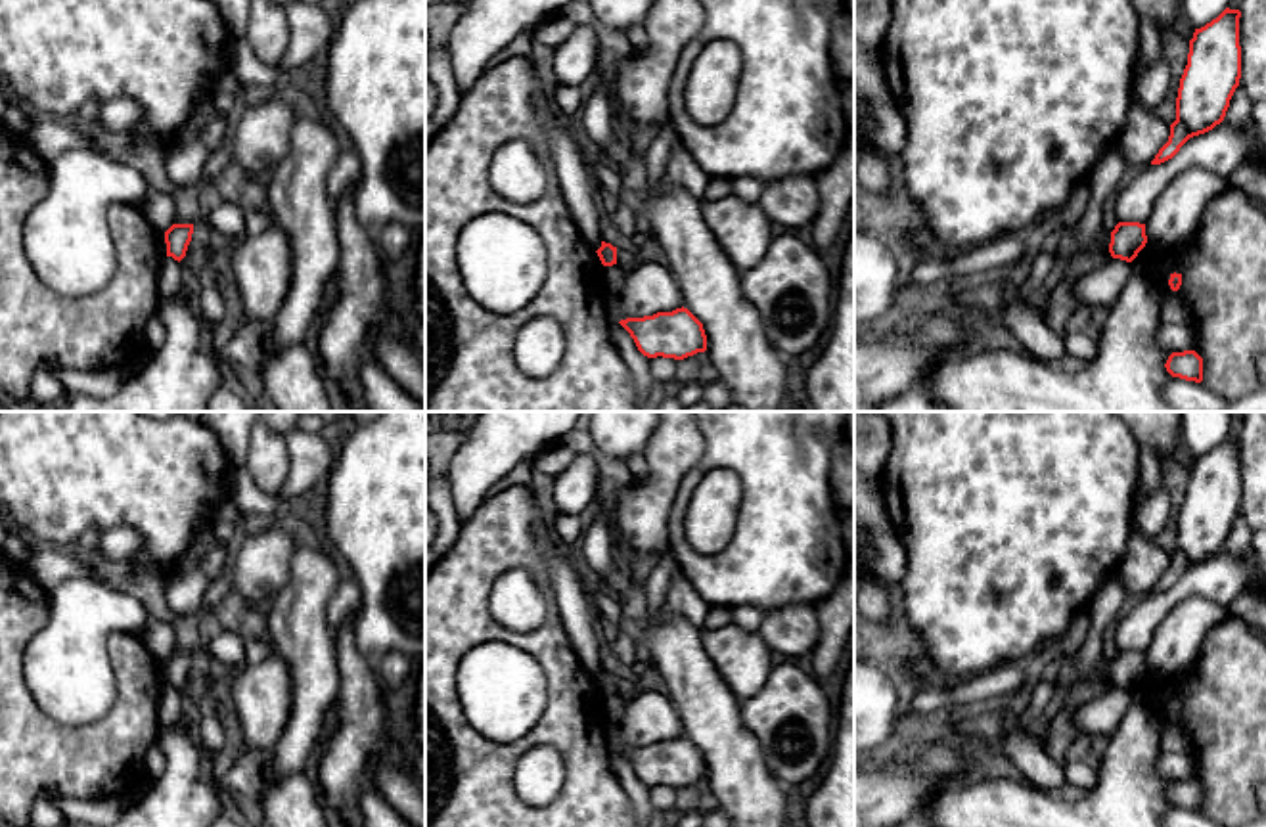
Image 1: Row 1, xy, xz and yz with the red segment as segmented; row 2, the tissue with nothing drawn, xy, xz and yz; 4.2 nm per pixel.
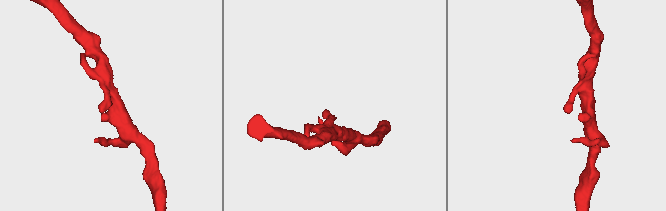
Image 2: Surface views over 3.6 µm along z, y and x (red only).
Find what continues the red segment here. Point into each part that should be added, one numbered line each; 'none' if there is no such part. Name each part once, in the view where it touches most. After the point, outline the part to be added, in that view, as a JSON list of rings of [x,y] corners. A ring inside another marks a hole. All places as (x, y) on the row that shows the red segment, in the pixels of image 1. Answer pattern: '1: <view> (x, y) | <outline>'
none

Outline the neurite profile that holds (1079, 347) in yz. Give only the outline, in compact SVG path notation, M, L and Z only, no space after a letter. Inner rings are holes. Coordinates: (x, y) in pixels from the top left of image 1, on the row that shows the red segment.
M1069 329L1065 333L1065 352L1067 352L1069 366L1082 366L1082 364L1092 362L1096 358L1097 341L1094 341L1086 333Z

